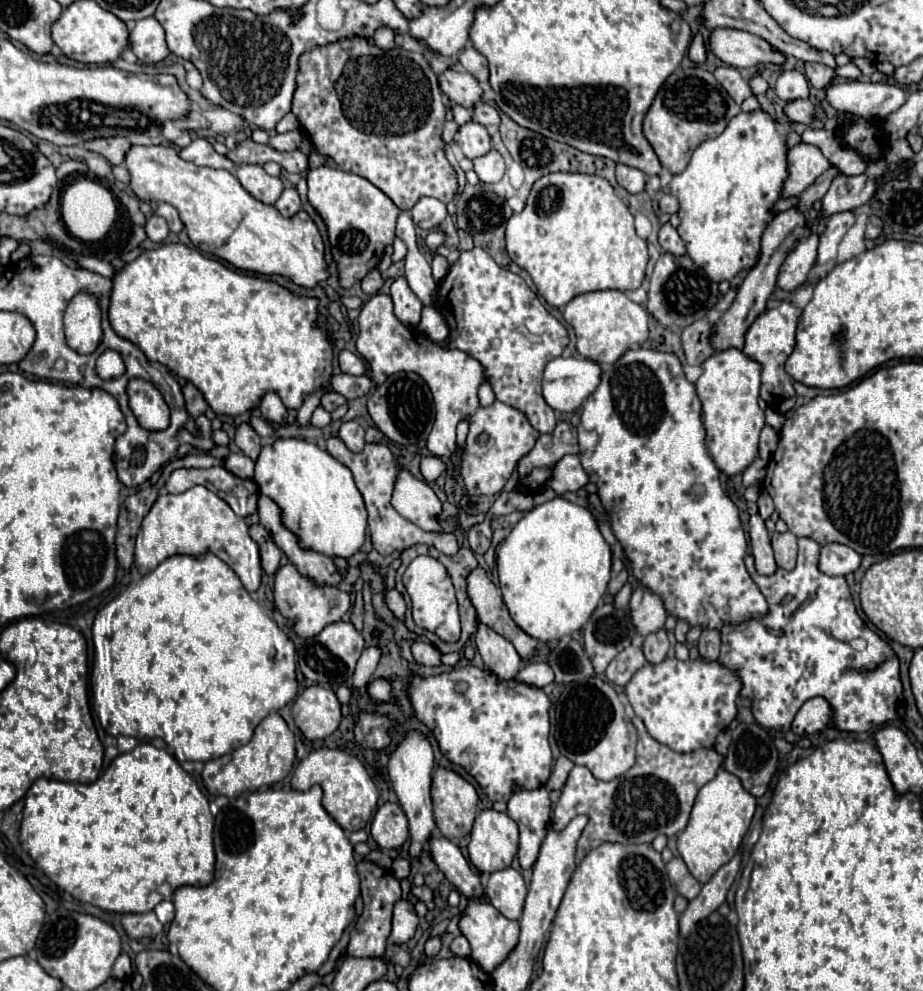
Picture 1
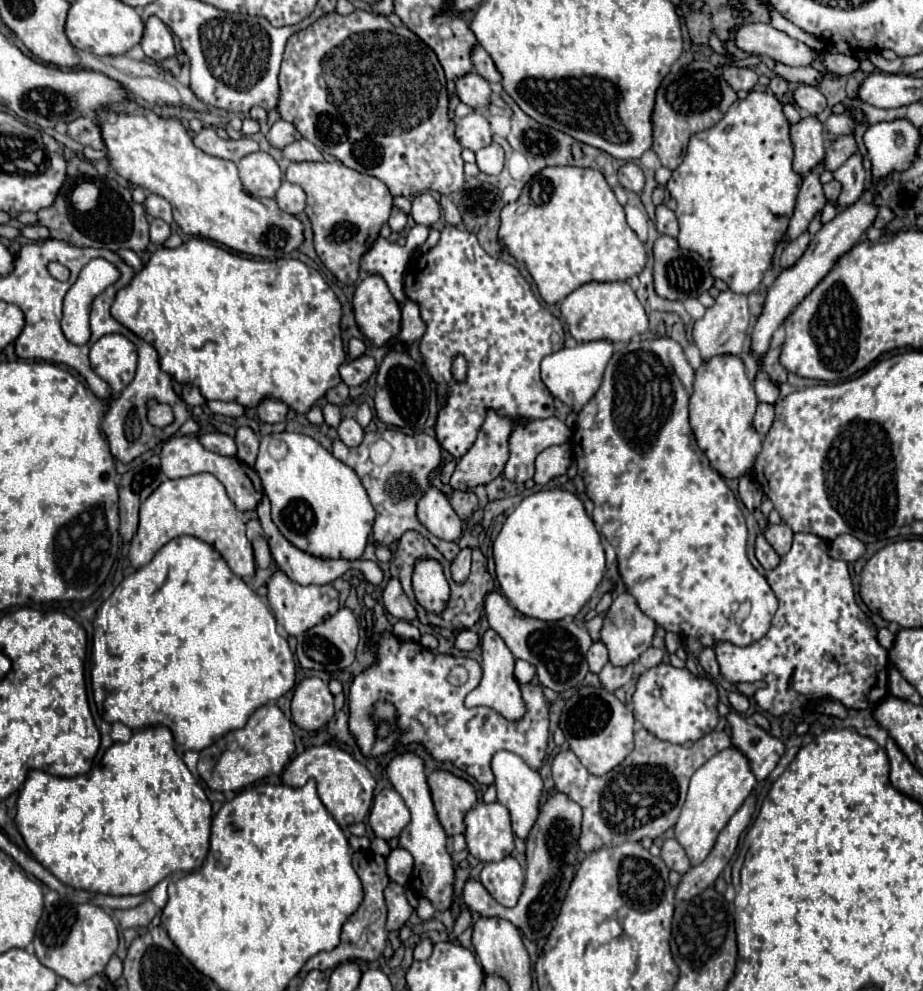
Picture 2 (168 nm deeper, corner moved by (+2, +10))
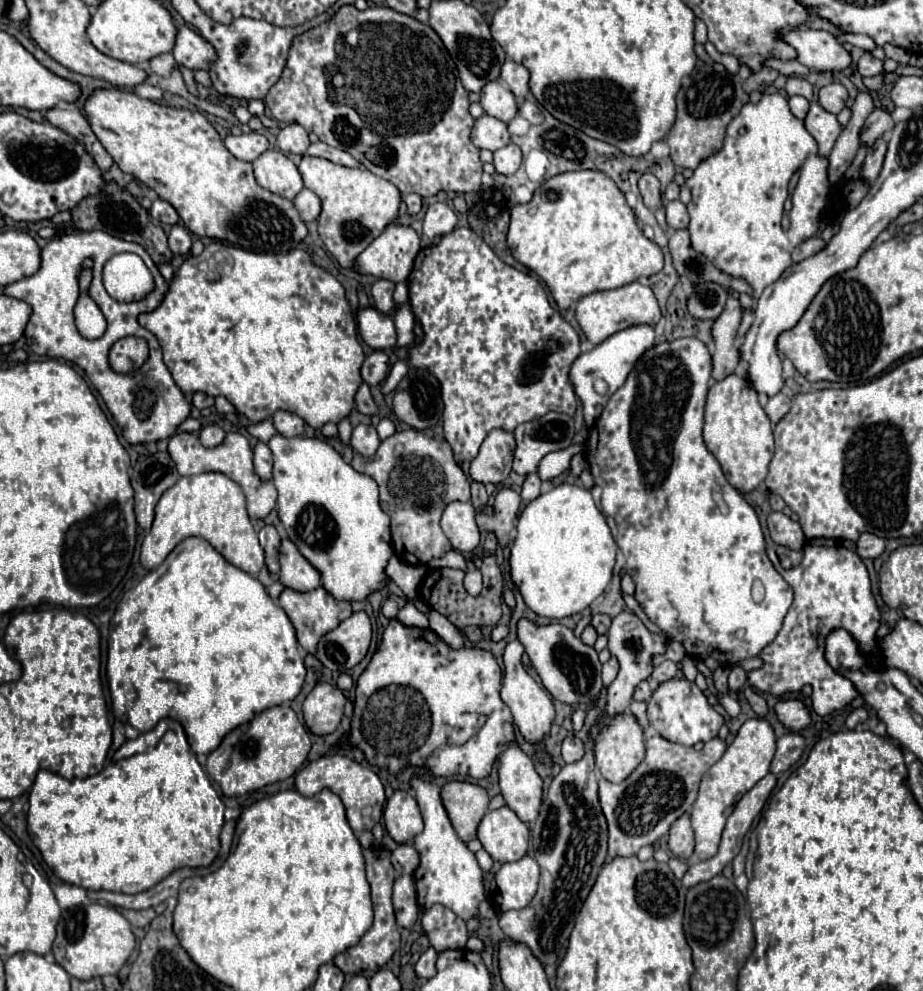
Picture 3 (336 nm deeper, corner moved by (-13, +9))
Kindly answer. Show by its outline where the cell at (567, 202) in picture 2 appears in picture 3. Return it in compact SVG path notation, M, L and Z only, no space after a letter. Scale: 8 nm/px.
M571 171L545 181L525 205L510 210L507 245L515 261L537 273L549 287L559 309L569 309L573 301L603 291L617 289L639 277L651 277L663 269L663 253L655 241L643 237L633 209L627 205L619 187L601 171Z

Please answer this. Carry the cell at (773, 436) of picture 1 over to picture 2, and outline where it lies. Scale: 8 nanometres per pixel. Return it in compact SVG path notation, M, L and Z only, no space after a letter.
M758 404L756 416L754 416L754 428L756 428L756 432L762 438L768 434L772 422L774 422L774 406L770 406L770 404Z

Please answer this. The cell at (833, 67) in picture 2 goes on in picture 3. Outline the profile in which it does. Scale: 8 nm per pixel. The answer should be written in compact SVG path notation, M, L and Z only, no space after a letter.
M863 53L863 57L859 59L859 73L863 77L875 77L875 75L881 75L885 69L883 69L883 61L875 59L871 53Z

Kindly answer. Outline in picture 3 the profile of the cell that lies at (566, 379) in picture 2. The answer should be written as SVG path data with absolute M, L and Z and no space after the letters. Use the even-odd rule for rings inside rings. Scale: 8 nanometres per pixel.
M647 323L643 325L635 325L635 327L627 327L623 331L617 331L615 335L607 337L603 343L599 343L593 351L589 353L581 353L573 367L571 367L571 381L575 385L575 393L583 403L583 413L585 413L585 423L591 427L595 423L595 419L601 415L601 409L605 407L607 399L625 383L627 375L631 373L631 367L639 361L639 357L643 355L643 351L649 351L651 347L655 347L655 329ZM595 379L603 379L609 385L609 391L605 395L597 395L593 391L593 381Z

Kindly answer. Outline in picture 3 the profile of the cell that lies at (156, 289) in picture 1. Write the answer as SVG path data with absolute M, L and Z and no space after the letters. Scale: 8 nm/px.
M213 241L205 247L205 251L199 257L189 255L183 261L181 269L175 273L175 279L169 283L169 291L167 291L167 297L163 299L163 303L155 311L143 313L139 317L139 323L157 337L157 341L163 349L165 365L169 367L177 387L183 393L203 391L211 397L223 395L237 409L237 413L245 415L253 423L259 423L263 419L271 419L273 413L279 409L289 411L293 415L299 415L311 427L323 427L329 421L339 423L341 419L349 417L349 413L355 405L355 393L357 393L359 385L363 383L359 369L361 369L365 355L363 355L363 347L361 347L359 337L357 337L357 325L355 325L349 301L345 299L345 291L333 275L329 275L327 271L313 265L311 257L303 249L293 249L289 253L251 253L251 251L245 251L239 247L223 245L221 241Z

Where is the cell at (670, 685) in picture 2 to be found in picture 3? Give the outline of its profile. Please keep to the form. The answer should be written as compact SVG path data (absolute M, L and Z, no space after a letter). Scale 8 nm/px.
M669 679L661 683L647 703L647 717L649 717L649 723L667 741L673 741L685 747L693 747L699 741L703 743L711 741L713 737L717 737L719 727L723 725L723 717L717 711L713 711L703 691L695 683L689 683L687 679Z

